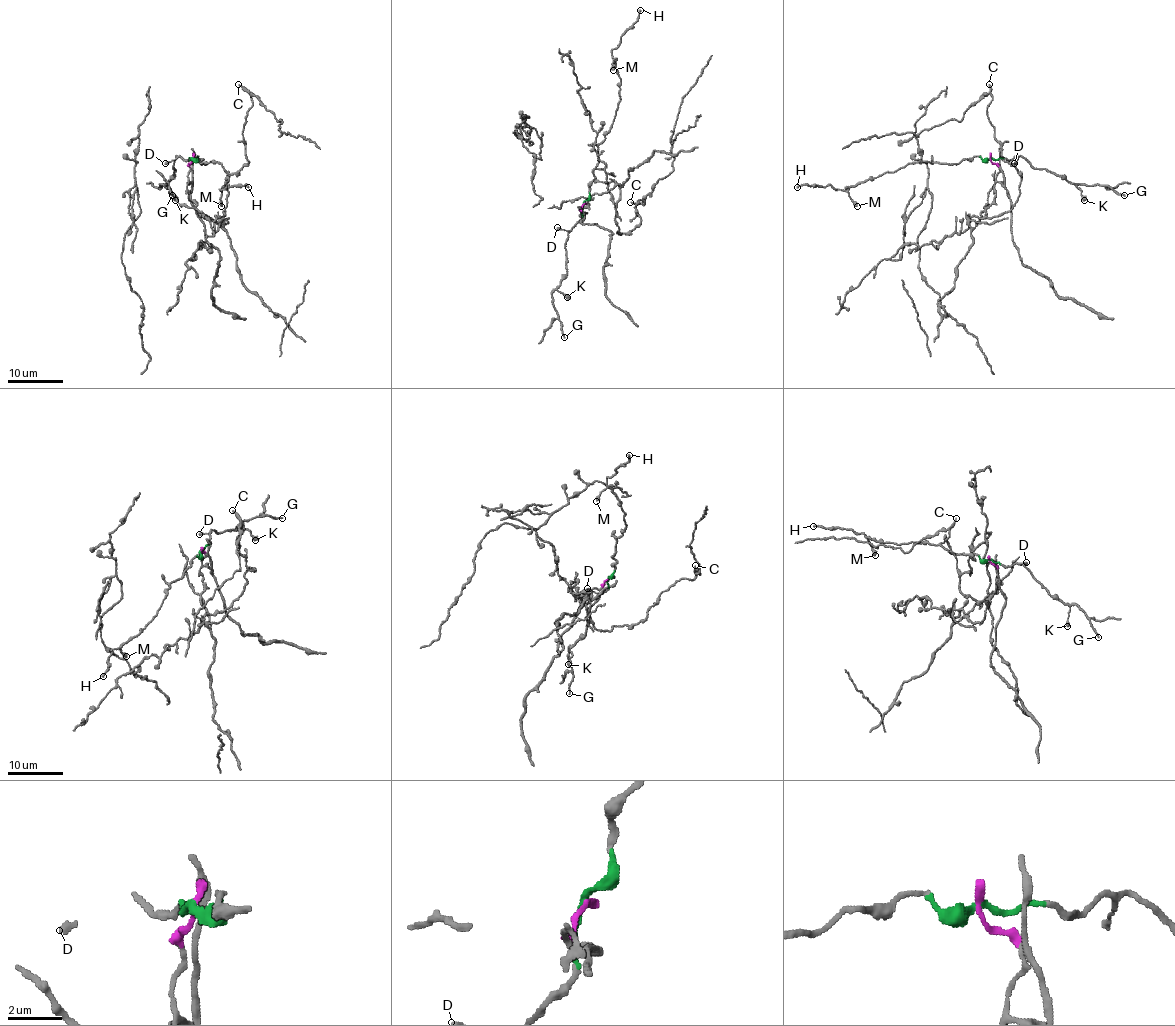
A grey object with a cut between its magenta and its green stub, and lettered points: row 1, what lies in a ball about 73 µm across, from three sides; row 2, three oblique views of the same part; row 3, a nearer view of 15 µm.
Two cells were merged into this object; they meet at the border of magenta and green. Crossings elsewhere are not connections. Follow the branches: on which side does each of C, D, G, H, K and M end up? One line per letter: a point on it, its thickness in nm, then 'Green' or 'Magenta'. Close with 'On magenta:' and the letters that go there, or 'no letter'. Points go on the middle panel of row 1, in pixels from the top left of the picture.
C: Place: (630, 202). Thickness 170 nm. Magenta
D: Place: (557, 227). Thickness 320 nm. Green
G: Place: (564, 337). Thickness 160 nm. Green
H: Place: (640, 10). Thickness 190 nm. Green
K: Place: (567, 297). Thickness 500 nm. Green
M: Place: (613, 70). Thickness 440 nm. Green
On magenta: C

